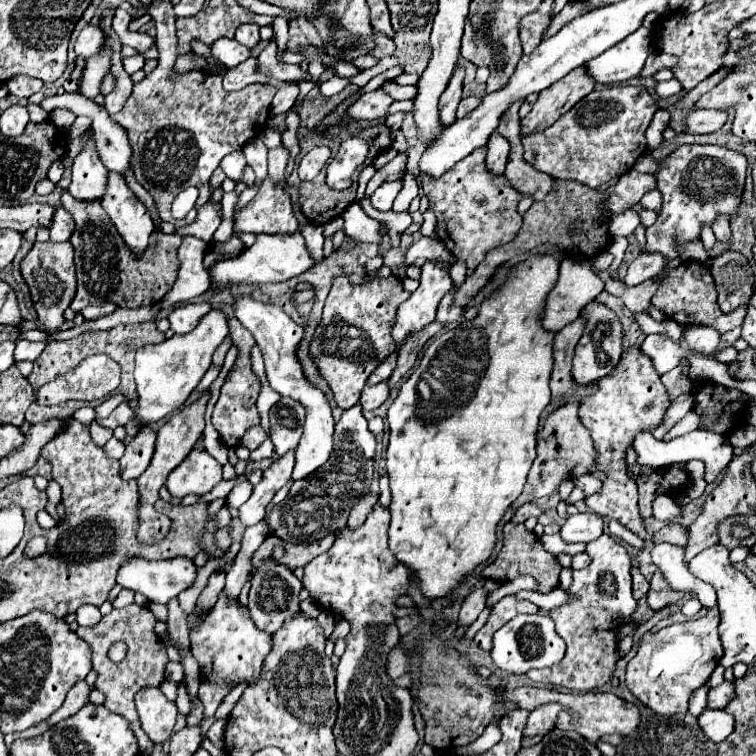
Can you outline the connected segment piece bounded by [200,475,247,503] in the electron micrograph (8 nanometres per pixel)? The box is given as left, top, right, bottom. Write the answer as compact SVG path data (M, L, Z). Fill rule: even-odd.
M237 475L237 477L232 480L223 479L211 490L211 492L203 495L200 502L210 503L218 498L225 499L235 485L245 481L247 481L245 475Z

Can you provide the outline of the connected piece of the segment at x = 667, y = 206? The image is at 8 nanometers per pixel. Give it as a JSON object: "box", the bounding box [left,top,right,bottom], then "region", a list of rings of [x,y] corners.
{"box":[645,144,747,260],"region":[[[683,144],[669,156],[657,162],[657,190],[663,196],[663,206],[661,212],[657,214],[657,222],[647,228],[647,244],[645,250],[655,250],[659,254],[667,254],[669,260],[679,256],[679,246],[701,240],[701,228],[703,226],[713,226],[715,220],[725,214],[725,216],[737,216],[739,204],[741,204],[741,194],[745,186],[745,172],[747,172],[747,158],[731,148],[725,146],[713,146],[713,144]]]}

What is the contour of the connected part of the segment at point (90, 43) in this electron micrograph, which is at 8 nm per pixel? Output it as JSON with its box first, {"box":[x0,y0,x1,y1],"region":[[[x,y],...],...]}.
{"box":[75,24,103,58],"region":[[[87,24],[79,32],[79,38],[77,38],[77,44],[75,44],[77,56],[89,58],[91,54],[95,54],[95,50],[99,50],[99,46],[103,46],[103,32],[97,26]]]}

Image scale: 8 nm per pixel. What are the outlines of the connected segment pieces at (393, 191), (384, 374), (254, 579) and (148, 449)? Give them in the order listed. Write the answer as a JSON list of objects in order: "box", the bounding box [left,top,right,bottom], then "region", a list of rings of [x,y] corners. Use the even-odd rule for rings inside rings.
[{"box":[370,180,401,211],"region":[[[393,180],[393,182],[383,182],[375,192],[370,196],[371,204],[379,211],[389,211],[393,206],[393,200],[397,196],[397,192],[401,190],[401,182]]]},{"box":[367,352,397,384],"region":[[[393,352],[387,360],[383,360],[379,366],[377,366],[377,370],[369,376],[369,380],[367,380],[367,384],[379,384],[379,382],[383,382],[383,380],[387,380],[389,376],[391,376],[391,372],[395,370],[395,364],[397,364],[397,352]]]},{"box":[249,558,303,634],"region":[[[273,558],[265,560],[261,566],[255,568],[255,574],[251,574],[249,578],[251,582],[251,592],[249,592],[249,610],[251,610],[251,618],[253,622],[261,628],[261,630],[269,630],[271,634],[277,632],[283,622],[287,618],[293,618],[297,614],[301,614],[301,600],[299,594],[303,590],[301,580],[293,574],[291,568],[287,568],[285,564],[281,566],[279,562],[275,562]]]},{"box":[119,426,157,480],"region":[[[143,426],[137,432],[137,436],[127,444],[123,458],[119,460],[121,462],[121,476],[125,480],[139,478],[147,470],[151,456],[153,456],[155,440],[157,440],[157,432],[151,430],[151,426]]]}]

